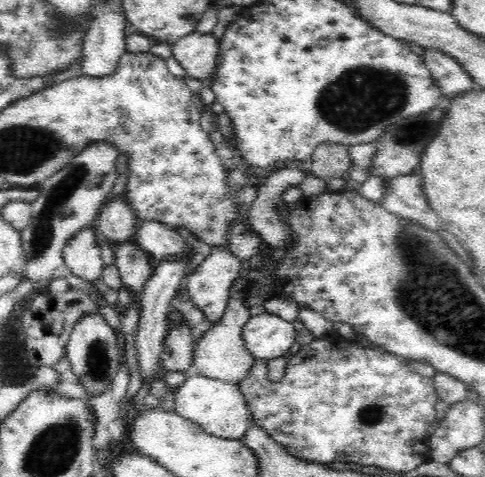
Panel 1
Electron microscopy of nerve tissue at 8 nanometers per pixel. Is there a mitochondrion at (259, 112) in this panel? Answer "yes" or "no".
no

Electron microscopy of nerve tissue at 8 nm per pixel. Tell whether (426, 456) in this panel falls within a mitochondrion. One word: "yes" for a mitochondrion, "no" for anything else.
no

